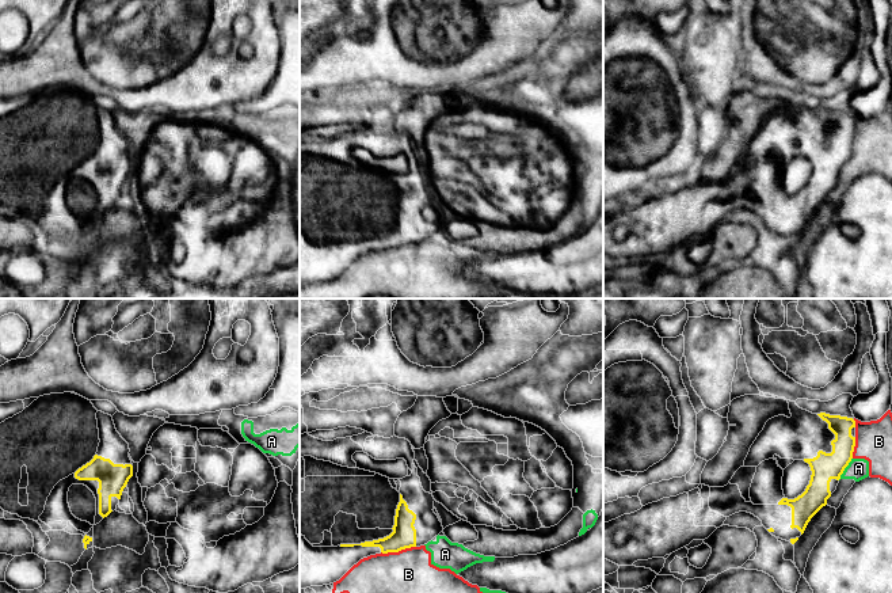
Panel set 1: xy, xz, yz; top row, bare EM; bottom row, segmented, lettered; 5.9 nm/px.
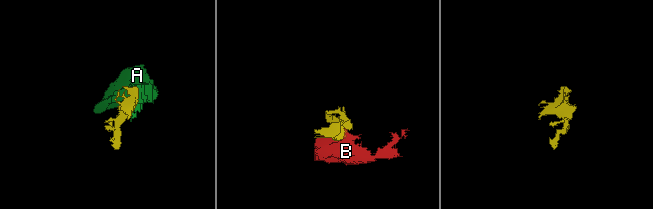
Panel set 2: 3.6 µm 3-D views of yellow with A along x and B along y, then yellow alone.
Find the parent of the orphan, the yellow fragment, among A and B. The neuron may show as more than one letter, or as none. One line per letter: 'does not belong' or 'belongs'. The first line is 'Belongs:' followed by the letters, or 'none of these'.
Belongs: none of these
A: does not belong
B: does not belong

